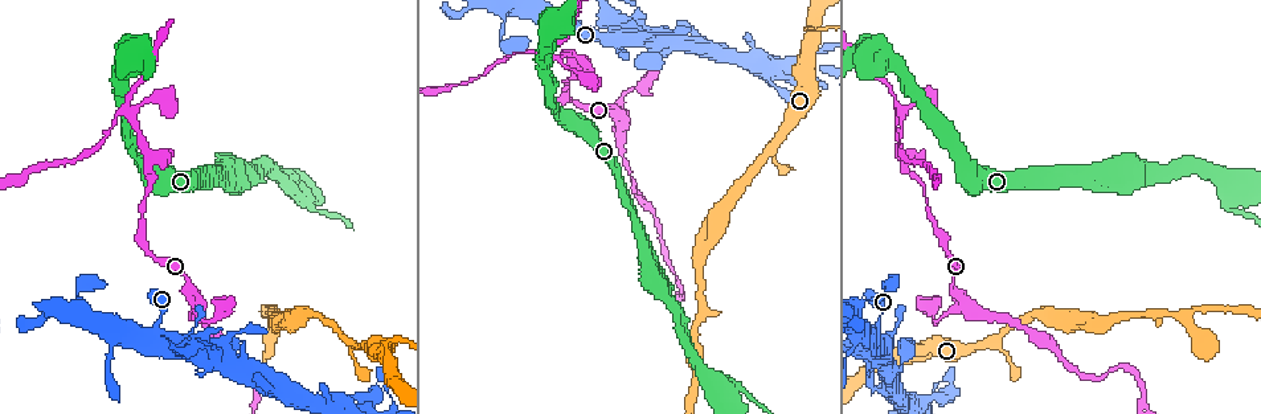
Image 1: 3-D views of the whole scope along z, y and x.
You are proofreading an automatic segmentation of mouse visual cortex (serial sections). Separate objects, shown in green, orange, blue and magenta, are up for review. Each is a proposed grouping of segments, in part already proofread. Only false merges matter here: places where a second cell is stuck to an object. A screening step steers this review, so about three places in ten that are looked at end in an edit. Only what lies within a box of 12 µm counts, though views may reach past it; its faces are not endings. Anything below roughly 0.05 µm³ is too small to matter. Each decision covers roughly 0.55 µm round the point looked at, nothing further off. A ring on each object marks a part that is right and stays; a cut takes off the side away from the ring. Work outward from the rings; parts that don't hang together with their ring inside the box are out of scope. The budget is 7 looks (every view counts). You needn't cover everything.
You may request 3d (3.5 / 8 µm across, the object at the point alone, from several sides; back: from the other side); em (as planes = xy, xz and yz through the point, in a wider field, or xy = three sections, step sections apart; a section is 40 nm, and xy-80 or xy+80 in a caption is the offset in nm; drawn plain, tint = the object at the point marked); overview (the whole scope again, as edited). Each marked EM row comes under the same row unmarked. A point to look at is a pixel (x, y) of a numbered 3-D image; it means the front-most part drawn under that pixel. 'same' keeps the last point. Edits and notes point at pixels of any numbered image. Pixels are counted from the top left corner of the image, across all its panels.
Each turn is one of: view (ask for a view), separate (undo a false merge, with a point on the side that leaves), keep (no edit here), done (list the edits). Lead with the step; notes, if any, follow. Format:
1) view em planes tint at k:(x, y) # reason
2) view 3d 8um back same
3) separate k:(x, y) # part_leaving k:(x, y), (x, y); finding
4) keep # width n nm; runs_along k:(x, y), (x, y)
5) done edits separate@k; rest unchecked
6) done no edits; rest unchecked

view 3d 3.5um at 1:(192, 343) # touches itself

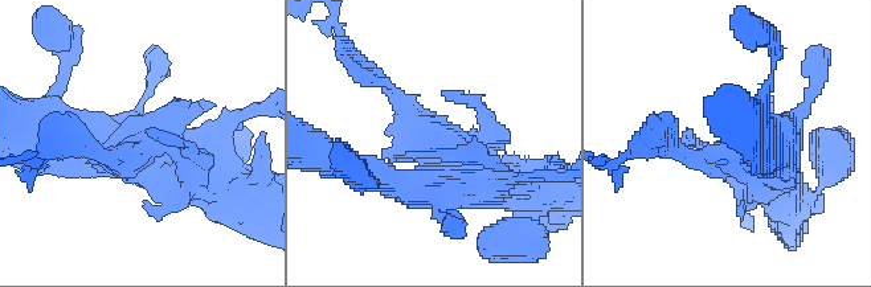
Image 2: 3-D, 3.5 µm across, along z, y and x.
view em xy step 2 tint at 2:(431, 149) # now the EM

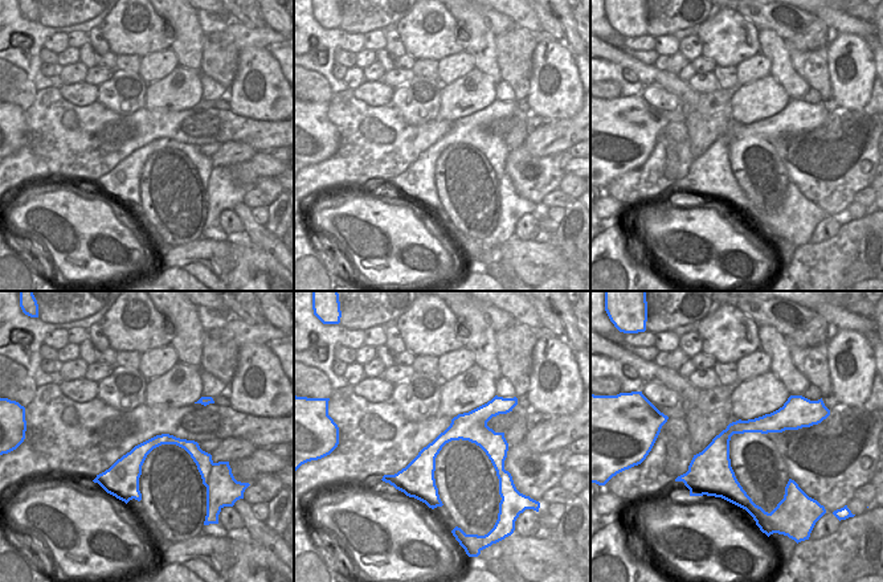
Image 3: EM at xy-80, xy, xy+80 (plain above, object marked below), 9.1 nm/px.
separate 2:(441, 121) # part_leaving 2:(180, 185), (164, 119), (209, 107); two cells meet here

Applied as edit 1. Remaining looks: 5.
view overview # see it whole again

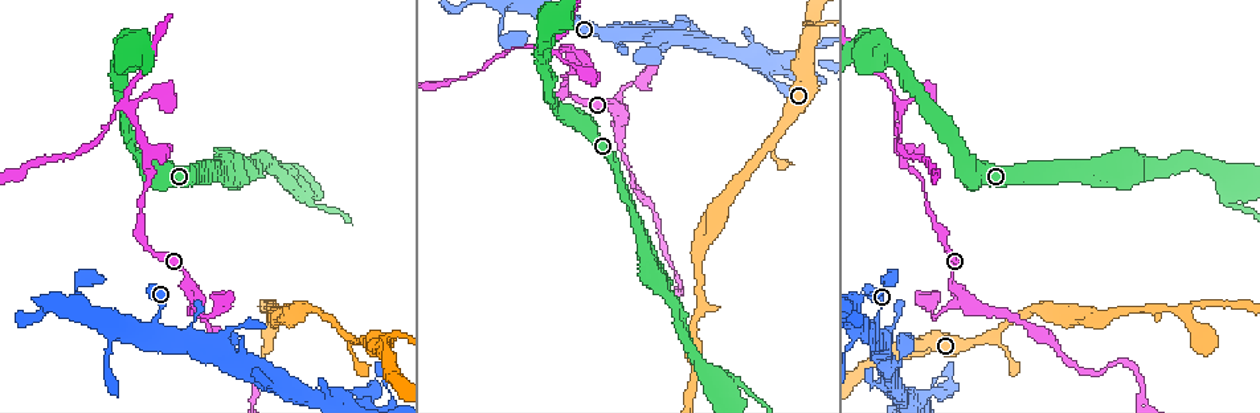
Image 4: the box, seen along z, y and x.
view 3d 3.5um back at 4:(901, 109)

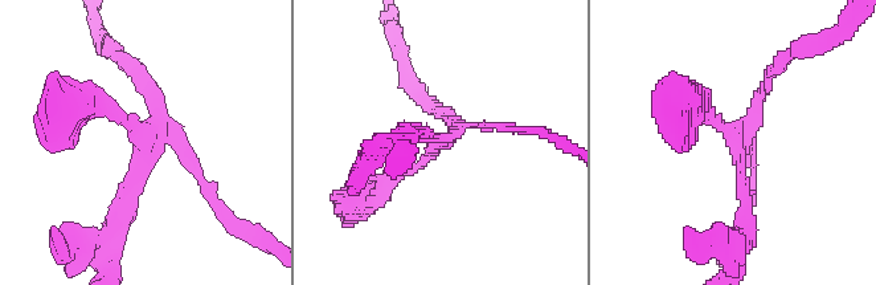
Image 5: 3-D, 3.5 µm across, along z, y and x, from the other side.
view em xy step 1 tint at 5:(449, 137)

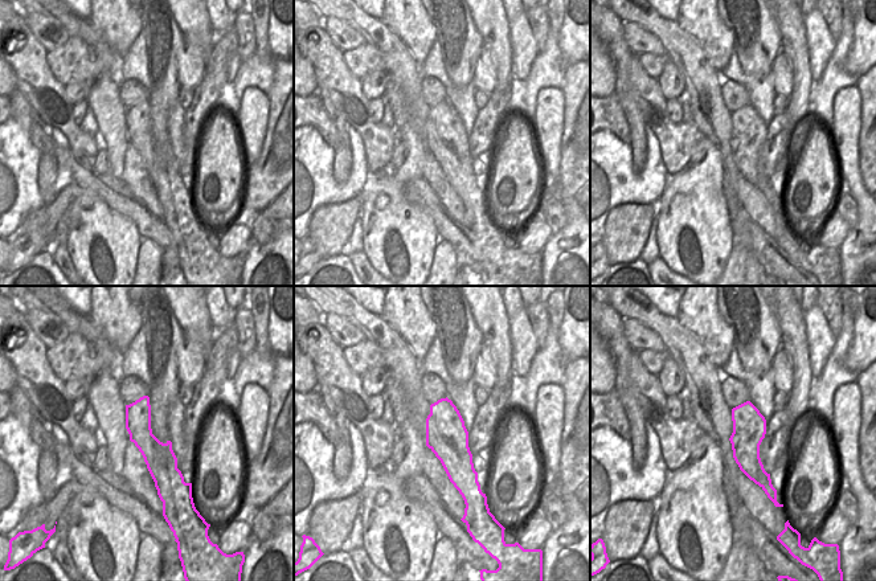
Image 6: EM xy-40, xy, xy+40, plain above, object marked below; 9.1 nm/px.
separate 5:(197, 172) # arms 4; part_leaving 5:(171, 139), (248, 237); two cells meet here

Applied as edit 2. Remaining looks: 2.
done edits separate@2, separate@5; rest unchecked

